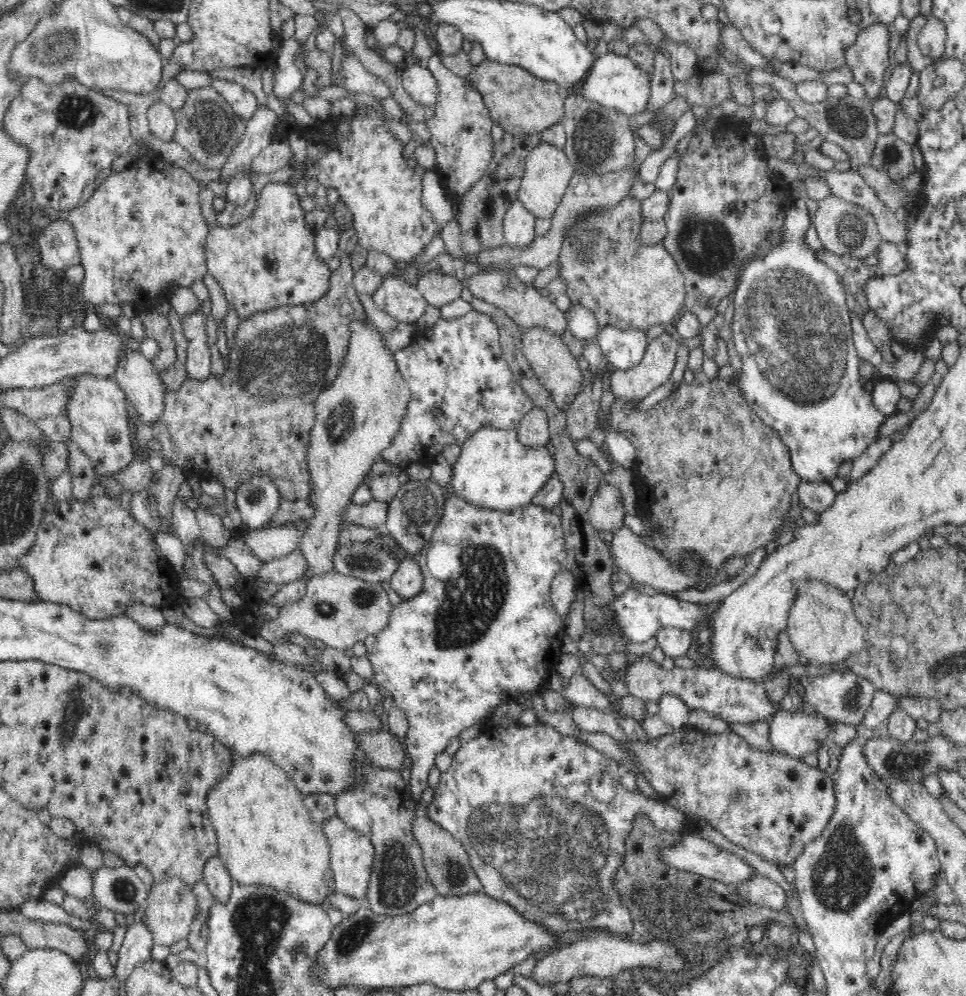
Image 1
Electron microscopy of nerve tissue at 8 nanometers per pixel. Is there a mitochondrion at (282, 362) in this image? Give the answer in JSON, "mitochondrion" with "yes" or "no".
{"mitochondrion":"yes"}

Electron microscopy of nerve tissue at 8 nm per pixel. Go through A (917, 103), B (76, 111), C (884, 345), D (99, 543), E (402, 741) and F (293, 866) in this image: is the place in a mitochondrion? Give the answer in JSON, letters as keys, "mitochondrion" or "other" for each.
{"A":"other","B":"mitochondrion","C":"other","D":"other","E":"other","F":"other"}

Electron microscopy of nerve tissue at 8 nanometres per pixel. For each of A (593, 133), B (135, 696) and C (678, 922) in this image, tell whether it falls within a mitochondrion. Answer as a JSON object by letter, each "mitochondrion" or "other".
{"A":"mitochondrion","B":"other","C":"mitochondrion"}

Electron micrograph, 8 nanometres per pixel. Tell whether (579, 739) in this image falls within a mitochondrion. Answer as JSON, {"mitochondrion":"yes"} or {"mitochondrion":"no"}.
{"mitochondrion":"no"}

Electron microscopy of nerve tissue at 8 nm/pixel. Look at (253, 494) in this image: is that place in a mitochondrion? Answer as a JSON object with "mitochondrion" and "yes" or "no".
{"mitochondrion":"yes"}

